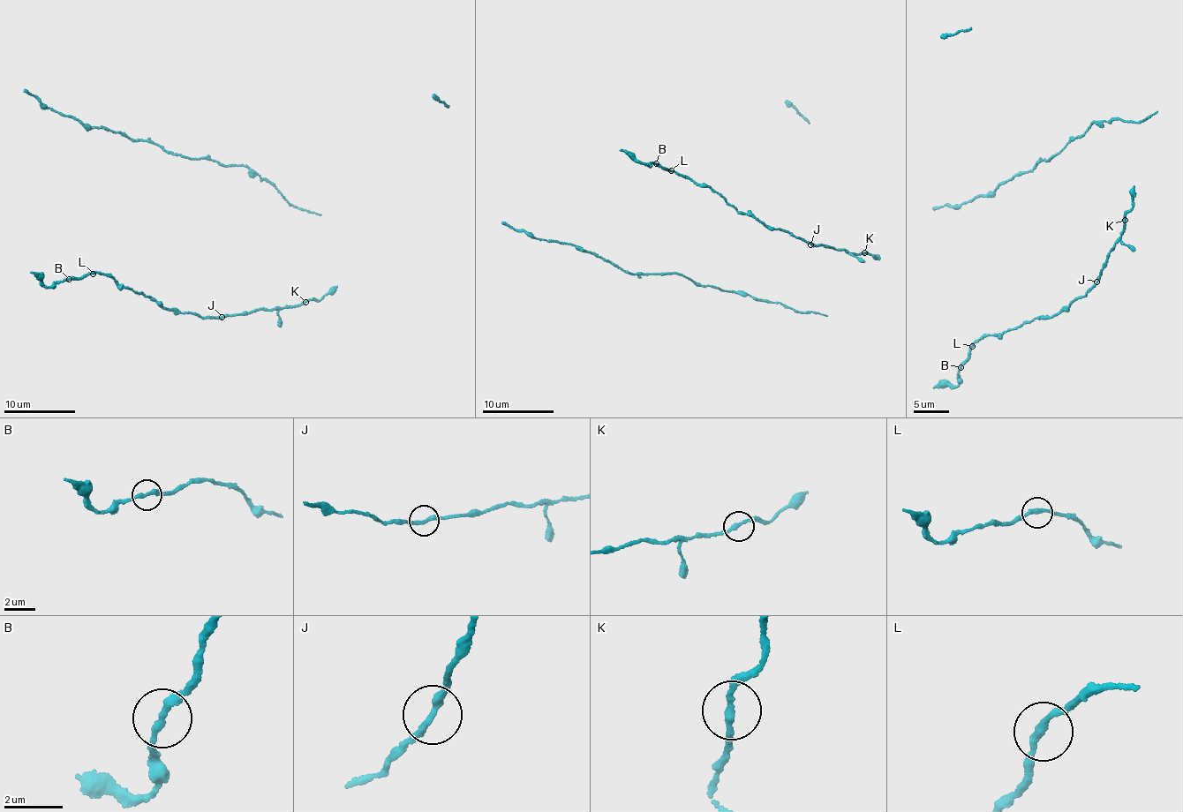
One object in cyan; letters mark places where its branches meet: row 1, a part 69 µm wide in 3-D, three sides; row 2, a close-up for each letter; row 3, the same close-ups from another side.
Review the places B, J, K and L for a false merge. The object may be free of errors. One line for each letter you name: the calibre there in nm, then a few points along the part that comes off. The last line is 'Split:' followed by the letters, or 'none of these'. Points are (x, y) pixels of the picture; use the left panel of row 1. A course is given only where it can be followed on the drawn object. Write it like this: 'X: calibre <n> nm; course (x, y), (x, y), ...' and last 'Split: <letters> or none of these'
Split: none of these

